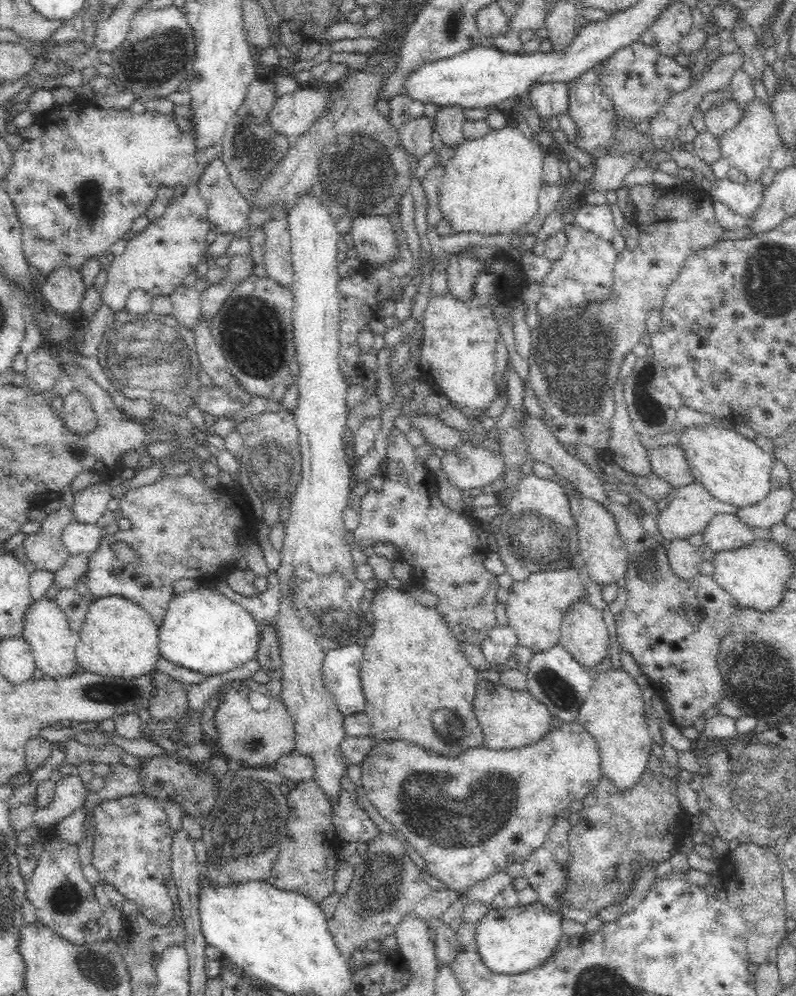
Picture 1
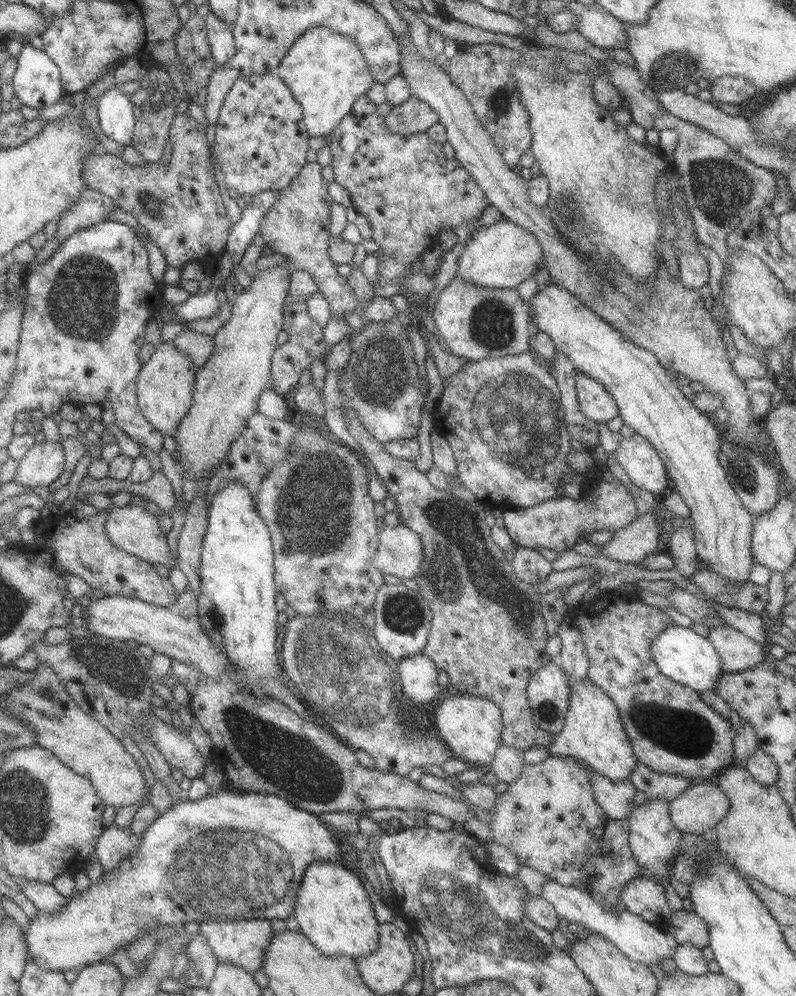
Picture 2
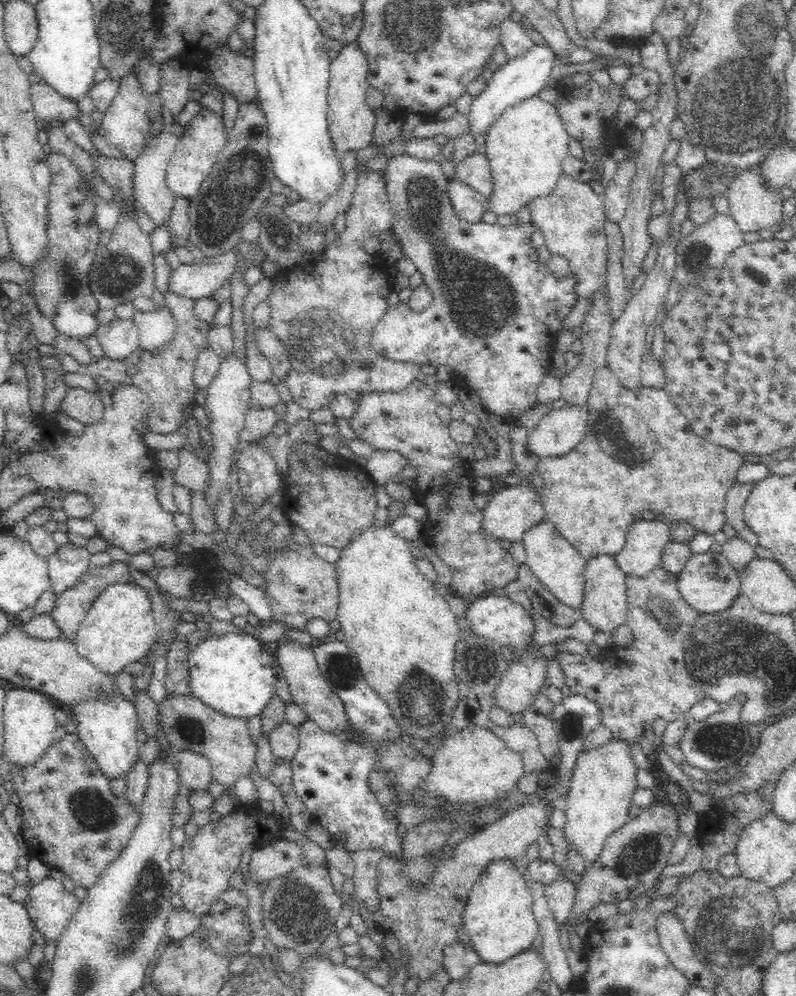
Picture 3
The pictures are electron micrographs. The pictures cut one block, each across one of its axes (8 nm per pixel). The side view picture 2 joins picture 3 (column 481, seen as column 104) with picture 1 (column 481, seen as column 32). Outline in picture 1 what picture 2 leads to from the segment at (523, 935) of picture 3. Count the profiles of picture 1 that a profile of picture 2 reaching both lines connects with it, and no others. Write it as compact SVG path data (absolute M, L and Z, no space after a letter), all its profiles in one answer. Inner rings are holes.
M539 902L497 909L489 906L488 912L477 924L474 946L483 964L500 975L521 974L539 968L552 958L558 941L568 925L563 916Z

